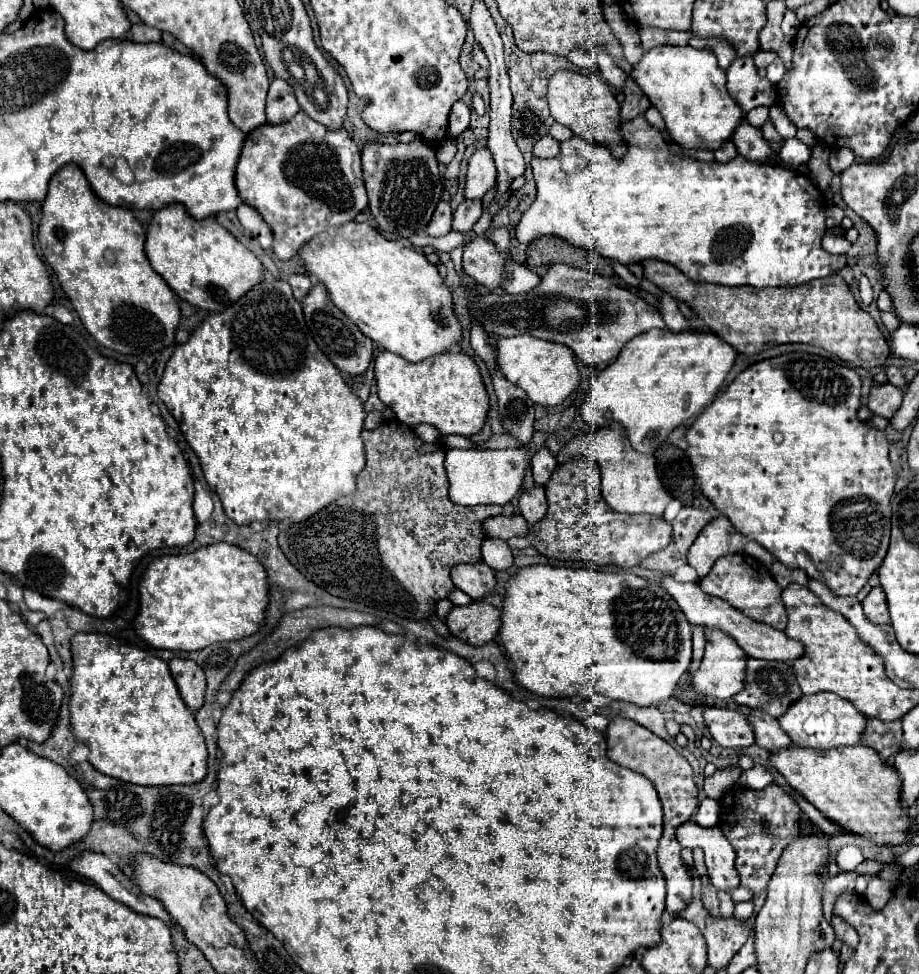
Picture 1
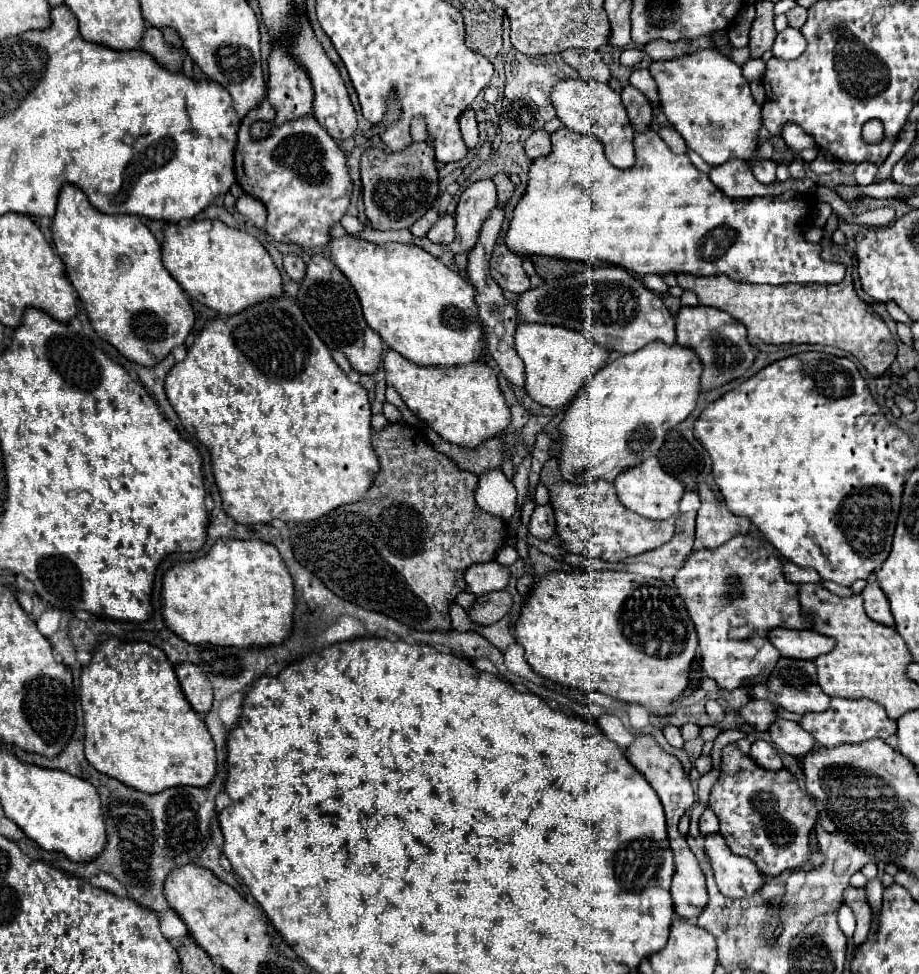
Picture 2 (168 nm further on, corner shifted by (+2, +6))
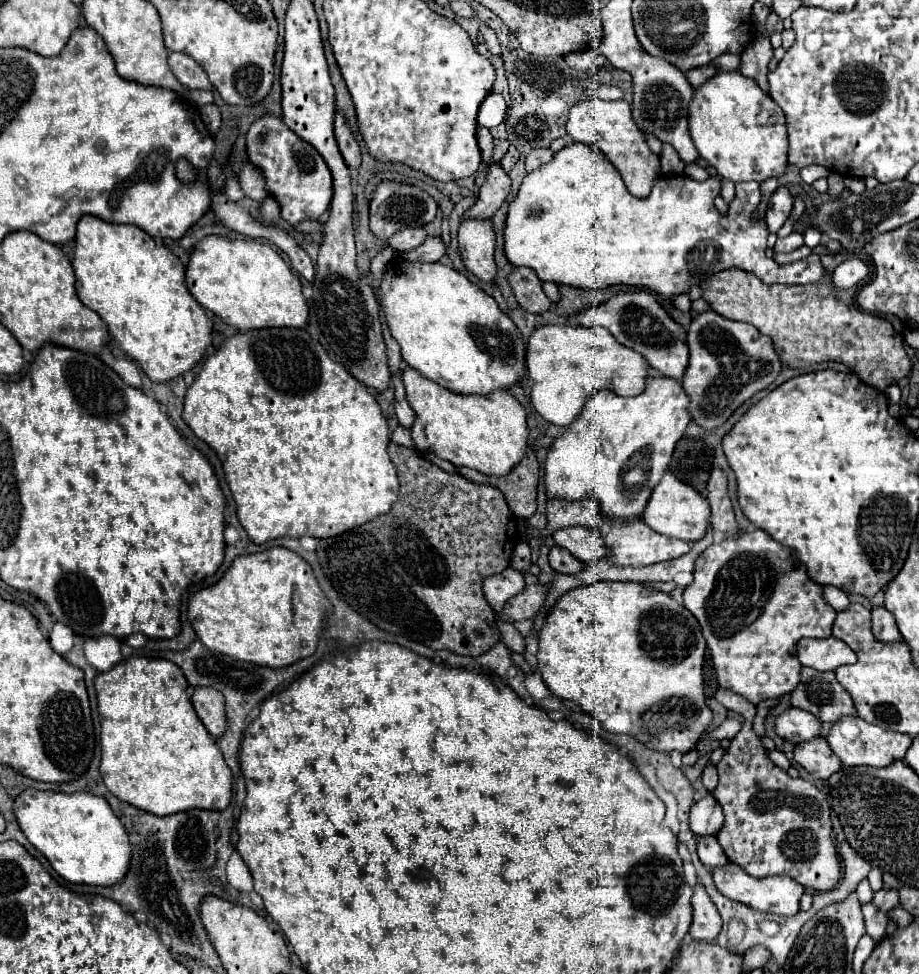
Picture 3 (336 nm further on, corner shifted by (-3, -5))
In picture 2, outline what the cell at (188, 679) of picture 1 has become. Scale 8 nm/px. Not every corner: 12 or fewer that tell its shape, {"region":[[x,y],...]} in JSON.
{"region":[[189,662],[175,674],[193,710],[209,712],[213,688],[205,672]]}

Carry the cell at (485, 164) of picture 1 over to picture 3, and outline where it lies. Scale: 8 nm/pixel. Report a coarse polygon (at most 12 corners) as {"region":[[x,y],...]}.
{"region":[[468,219],[460,255],[480,281],[496,285],[492,221]]}

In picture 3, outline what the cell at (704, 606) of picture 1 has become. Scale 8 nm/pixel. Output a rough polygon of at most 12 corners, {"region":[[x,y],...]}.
{"region":[[836,637],[802,639],[796,653],[804,667],[834,671],[856,661]]}

